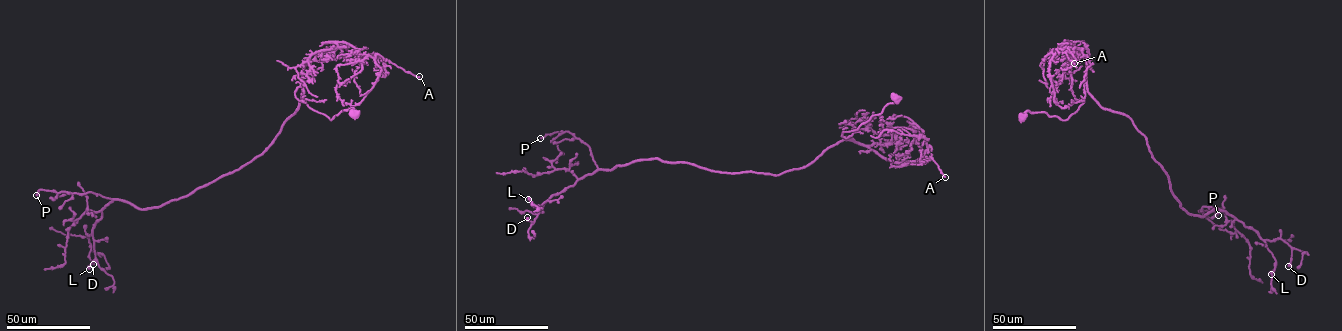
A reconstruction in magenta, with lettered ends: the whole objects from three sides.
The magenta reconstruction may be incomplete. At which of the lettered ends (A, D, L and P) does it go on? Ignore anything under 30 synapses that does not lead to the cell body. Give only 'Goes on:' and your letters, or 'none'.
Goes on: P

